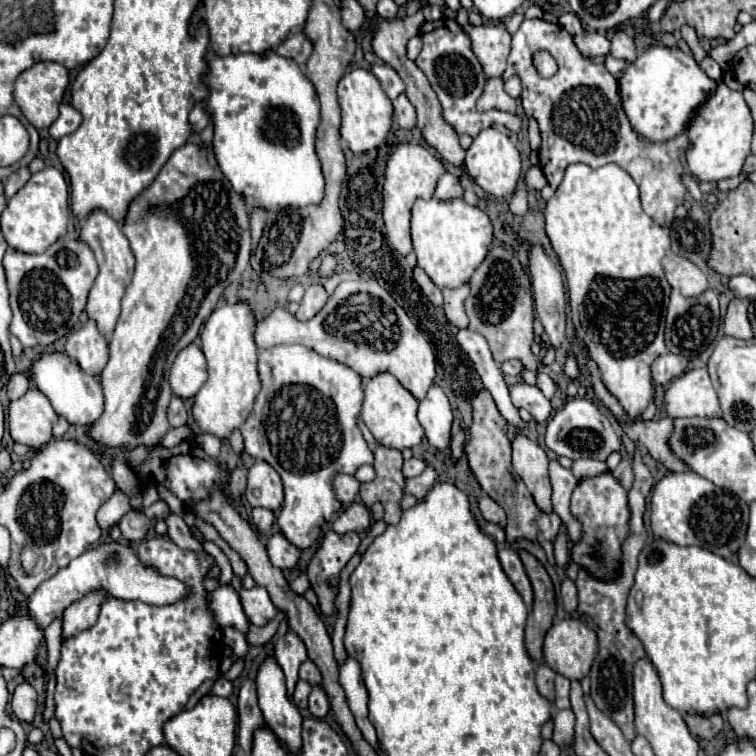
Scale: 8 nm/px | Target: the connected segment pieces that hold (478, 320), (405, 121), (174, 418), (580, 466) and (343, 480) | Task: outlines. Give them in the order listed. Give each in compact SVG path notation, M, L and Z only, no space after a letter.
M491 247L483 263L473 273L471 281L471 297L465 303L467 315L471 319L469 329L481 333L493 353L497 365L507 359L519 359L527 369L537 371L539 359L531 351L533 343L533 293L527 271L521 267L513 249Z
M401 93L401 95L393 101L393 109L395 109L393 119L399 123L401 129L409 131L409 129L413 129L413 127L417 125L417 113L415 113L415 107L411 105L411 101L407 99L405 93Z
M173 397L169 407L167 407L167 417L169 417L169 423L171 427L179 427L179 425L185 425L187 421L187 411L185 411L185 405L179 397Z
M577 459L577 461L573 463L571 471L573 471L573 475L575 475L577 479L581 479L581 477L593 477L593 475L597 475L597 473L605 473L605 471L607 471L607 465L605 465L603 461Z
M337 475L335 477L335 491L343 505L351 505L359 493L359 481L353 475Z

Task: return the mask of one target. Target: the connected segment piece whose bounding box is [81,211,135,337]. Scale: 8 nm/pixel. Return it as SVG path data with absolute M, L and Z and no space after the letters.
M93 211L83 223L81 223L81 239L93 249L97 263L99 263L99 275L89 291L87 301L87 315L97 323L97 329L103 337L111 337L117 317L121 313L121 299L125 295L125 289L129 287L129 281L133 277L135 269L135 257L129 247L127 237L121 233L121 227L117 221L113 221L103 211Z

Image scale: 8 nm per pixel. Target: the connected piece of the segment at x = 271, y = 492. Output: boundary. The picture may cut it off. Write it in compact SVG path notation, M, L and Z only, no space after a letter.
M255 461L247 473L247 491L245 499L251 507L263 507L277 511L283 503L283 485L281 477L265 461Z

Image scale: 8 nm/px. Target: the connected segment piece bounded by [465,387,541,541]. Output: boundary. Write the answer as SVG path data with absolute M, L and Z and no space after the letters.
M485 387L473 397L471 407L473 407L473 421L469 427L469 441L465 445L469 469L473 471L481 489L505 509L505 513L507 513L507 527L505 527L507 539L511 539L511 541L521 539L521 537L537 539L539 529L537 529L535 521L537 521L537 515L541 511L537 509L523 479L515 473L515 469L511 465L511 435L509 435L507 421L499 413L489 389L485 389Z

